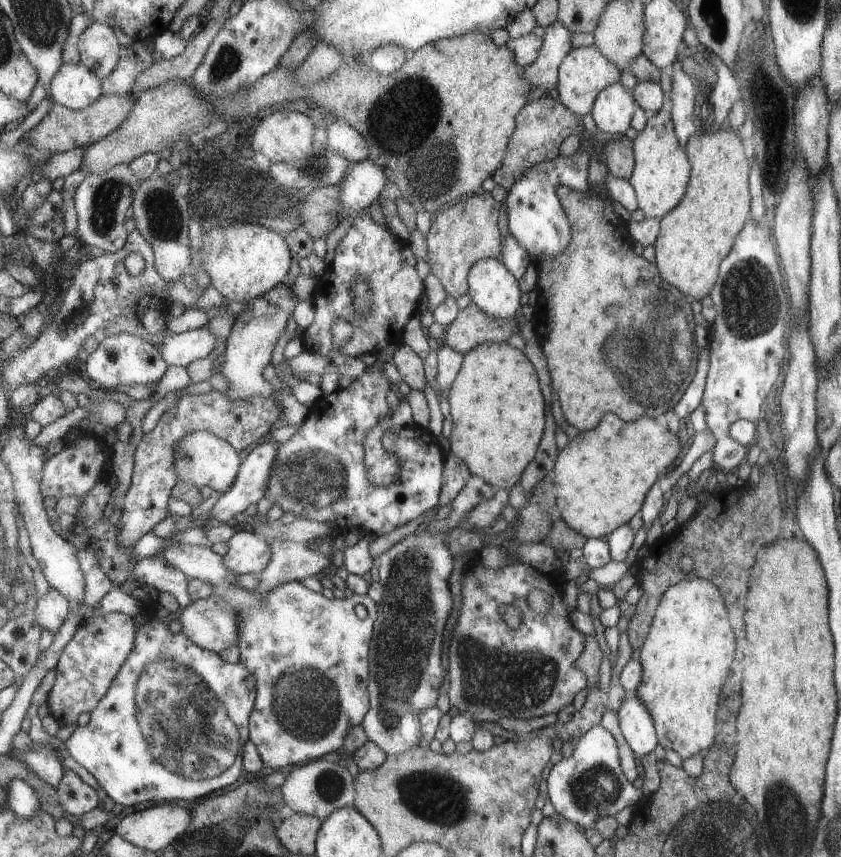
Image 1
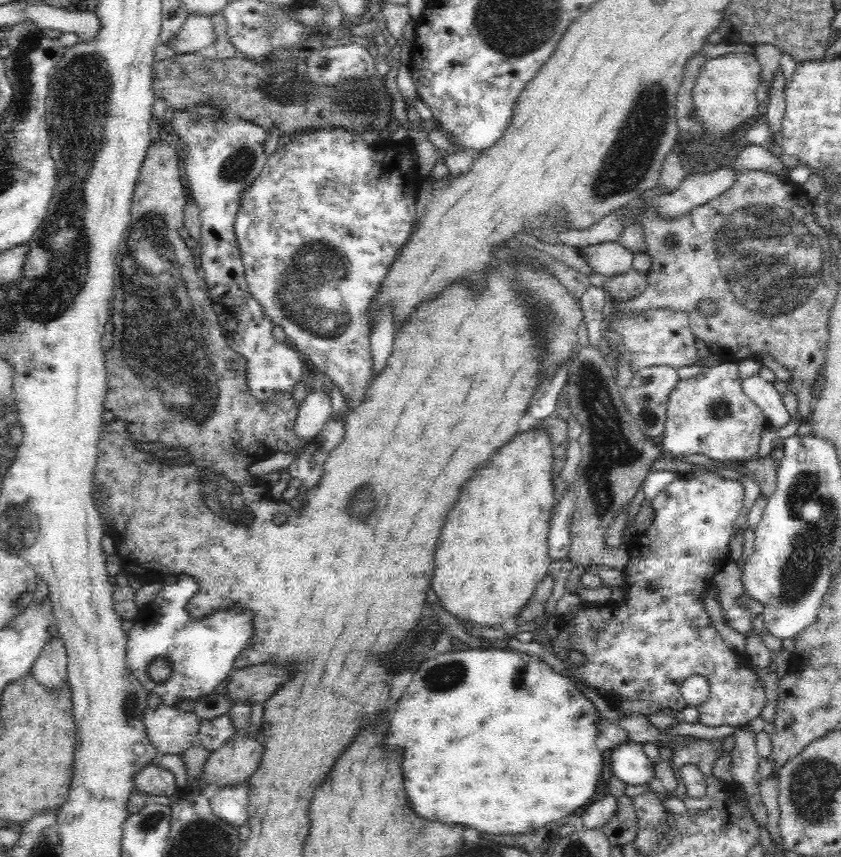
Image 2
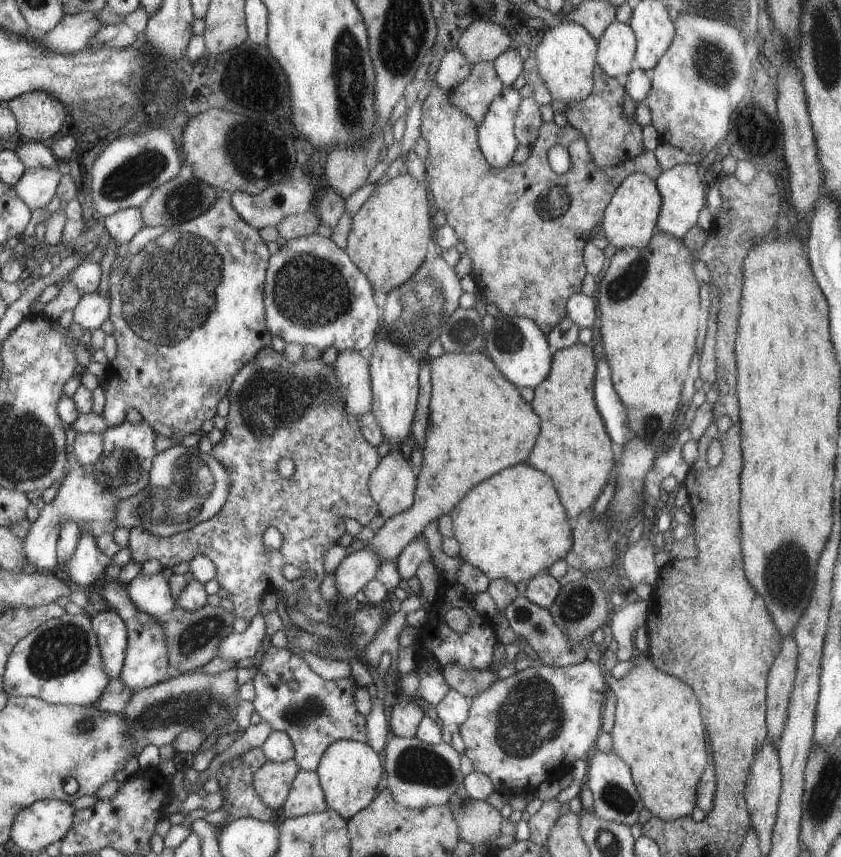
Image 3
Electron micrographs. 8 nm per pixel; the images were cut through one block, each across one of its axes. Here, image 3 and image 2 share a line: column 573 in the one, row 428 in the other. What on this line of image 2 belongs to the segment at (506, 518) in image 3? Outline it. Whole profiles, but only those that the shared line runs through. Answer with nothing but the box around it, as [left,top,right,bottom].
[431,428,555,626]

